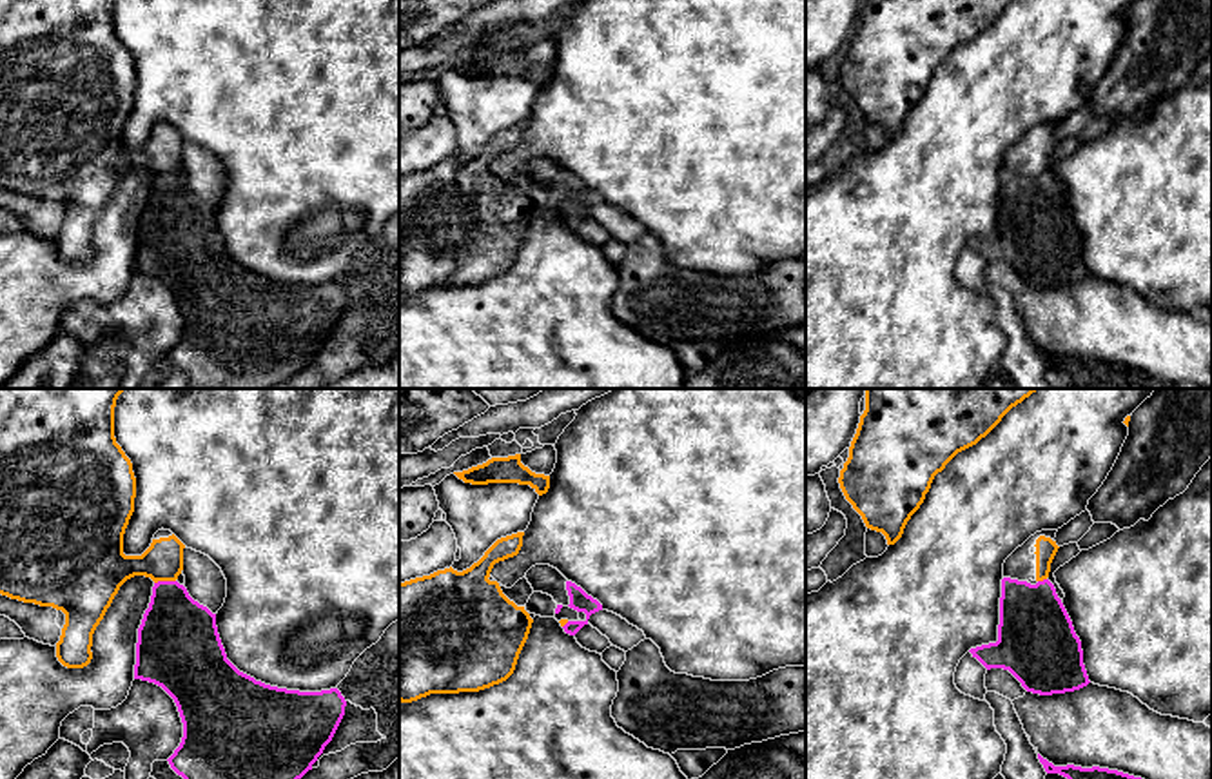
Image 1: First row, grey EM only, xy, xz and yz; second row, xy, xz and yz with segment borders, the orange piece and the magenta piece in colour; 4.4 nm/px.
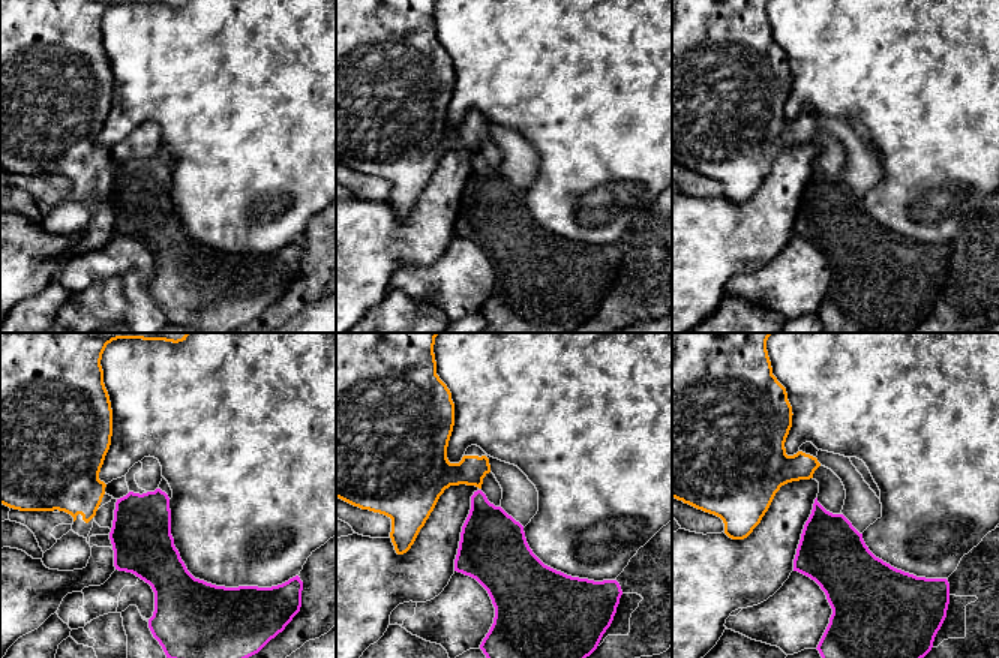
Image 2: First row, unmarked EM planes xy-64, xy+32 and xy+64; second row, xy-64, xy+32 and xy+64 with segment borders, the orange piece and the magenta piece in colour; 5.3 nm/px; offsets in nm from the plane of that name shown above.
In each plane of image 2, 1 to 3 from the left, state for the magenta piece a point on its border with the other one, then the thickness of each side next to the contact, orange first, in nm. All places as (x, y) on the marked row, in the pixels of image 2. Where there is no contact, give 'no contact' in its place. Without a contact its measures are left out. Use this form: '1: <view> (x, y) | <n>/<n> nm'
1: no contact
2: no contact
3: no contact

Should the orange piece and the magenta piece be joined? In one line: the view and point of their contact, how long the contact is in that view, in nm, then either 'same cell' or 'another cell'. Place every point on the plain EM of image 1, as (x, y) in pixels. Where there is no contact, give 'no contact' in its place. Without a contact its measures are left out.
contact xy (164, 173); length 100 nm; another cell

